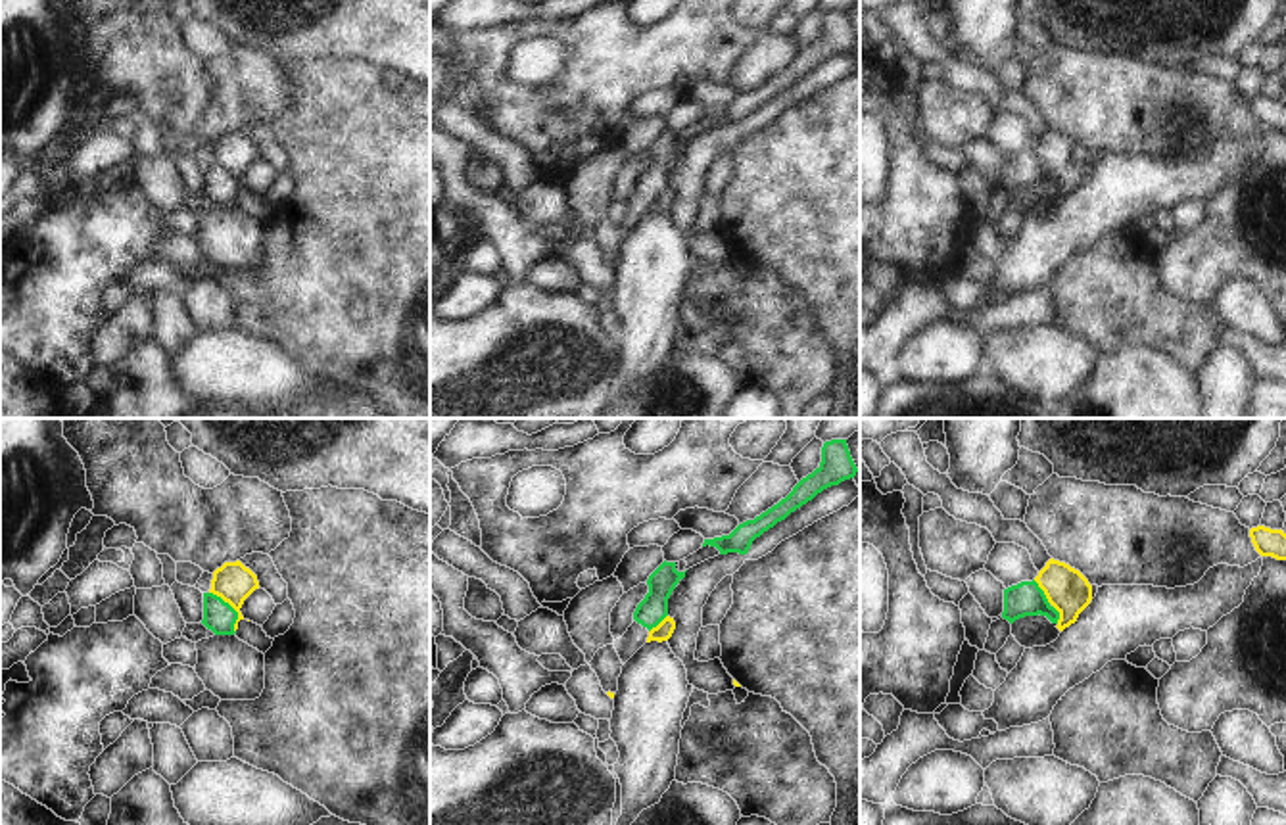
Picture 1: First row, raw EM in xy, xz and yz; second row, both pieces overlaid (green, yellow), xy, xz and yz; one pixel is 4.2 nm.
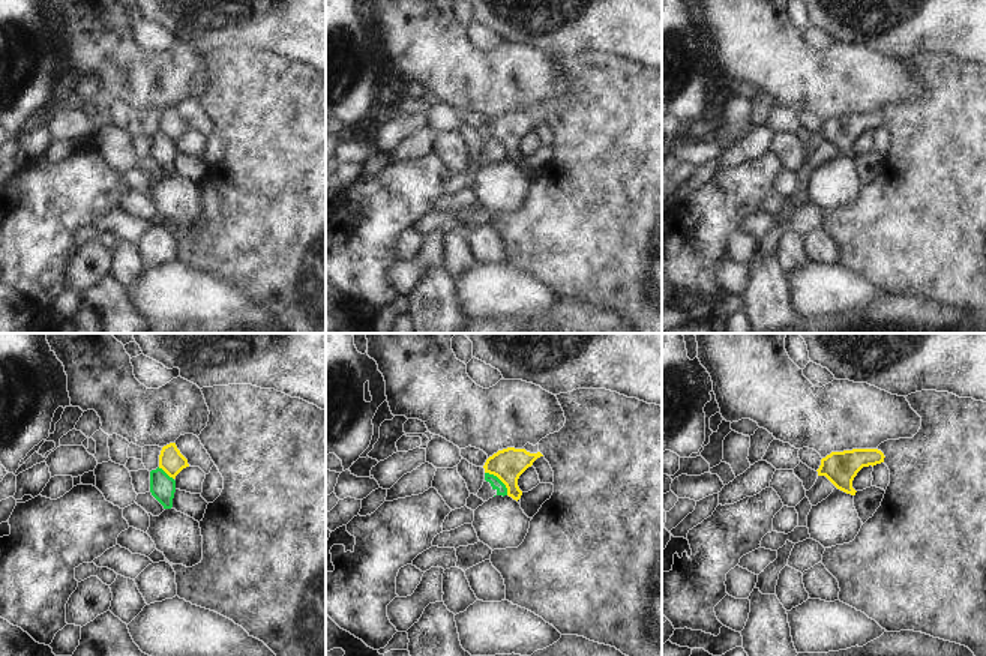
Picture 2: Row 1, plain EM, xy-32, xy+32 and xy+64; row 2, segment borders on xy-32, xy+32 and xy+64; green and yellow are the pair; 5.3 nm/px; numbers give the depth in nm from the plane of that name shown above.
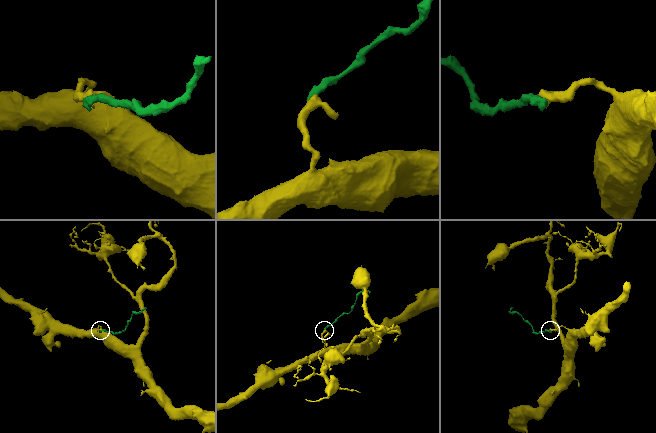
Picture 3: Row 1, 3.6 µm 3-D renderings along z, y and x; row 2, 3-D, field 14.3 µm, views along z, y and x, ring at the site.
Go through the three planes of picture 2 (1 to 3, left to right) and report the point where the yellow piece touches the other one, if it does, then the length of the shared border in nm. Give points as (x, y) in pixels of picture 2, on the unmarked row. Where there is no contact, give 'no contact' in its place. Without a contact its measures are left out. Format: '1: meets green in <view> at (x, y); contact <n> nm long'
1: meets green in xy-32 at (164, 135); contact 110 nm long
2: meets green in xy+32 at (500, 144); contact 180 nm long
3: no contact

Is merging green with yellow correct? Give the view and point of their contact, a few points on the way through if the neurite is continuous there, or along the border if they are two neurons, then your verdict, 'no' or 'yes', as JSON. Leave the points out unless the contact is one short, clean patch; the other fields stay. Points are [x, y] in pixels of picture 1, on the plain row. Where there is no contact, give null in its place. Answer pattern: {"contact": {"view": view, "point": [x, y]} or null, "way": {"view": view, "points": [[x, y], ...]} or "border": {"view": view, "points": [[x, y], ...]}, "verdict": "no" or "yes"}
{"contact": {"view": "xy", "point": [233, 179]}, "border": {"view": "xy", "points": [[210, 162], [219, 165], [237, 183], [235, 202]]}, "verdict": "no"}

